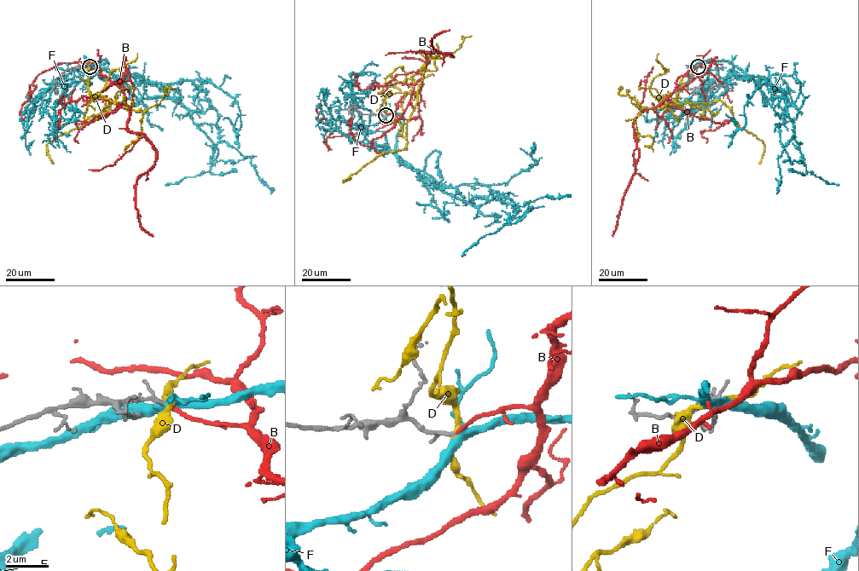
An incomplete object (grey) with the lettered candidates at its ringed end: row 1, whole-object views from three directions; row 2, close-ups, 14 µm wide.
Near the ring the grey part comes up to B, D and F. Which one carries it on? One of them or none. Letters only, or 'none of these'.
B

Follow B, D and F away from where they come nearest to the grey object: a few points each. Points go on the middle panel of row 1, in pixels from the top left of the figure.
B: (385, 115), (393, 112), (404, 95), (420, 89), (423, 51), (453, 56), (439, 53), (432, 42), (449, 30)
D: (385, 115), (385, 95), (416, 91), (417, 102), (407, 123), (406, 146), (383, 152), (349, 176)
F: (385, 115), (403, 118), (397, 157), (440, 185), (487, 186), (496, 198), (514, 206), (507, 223), (461, 256)

